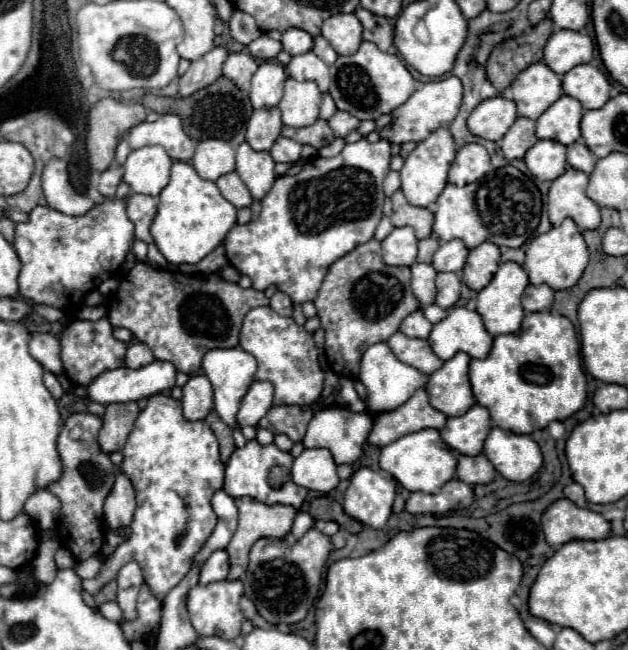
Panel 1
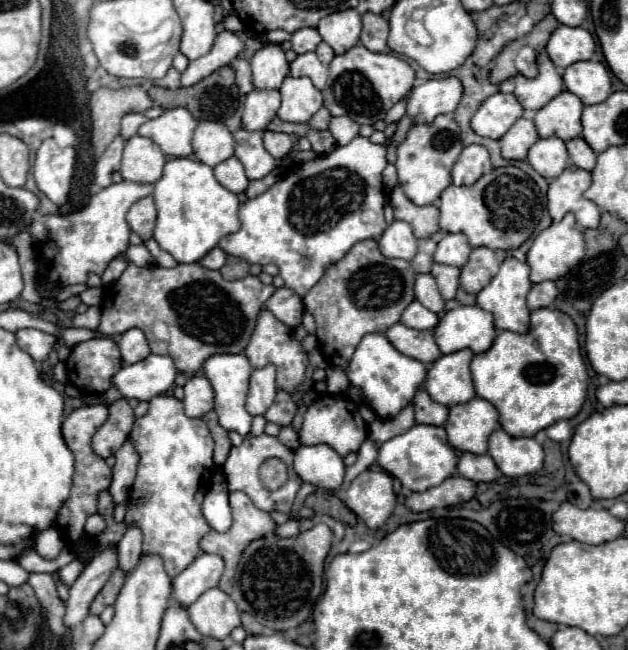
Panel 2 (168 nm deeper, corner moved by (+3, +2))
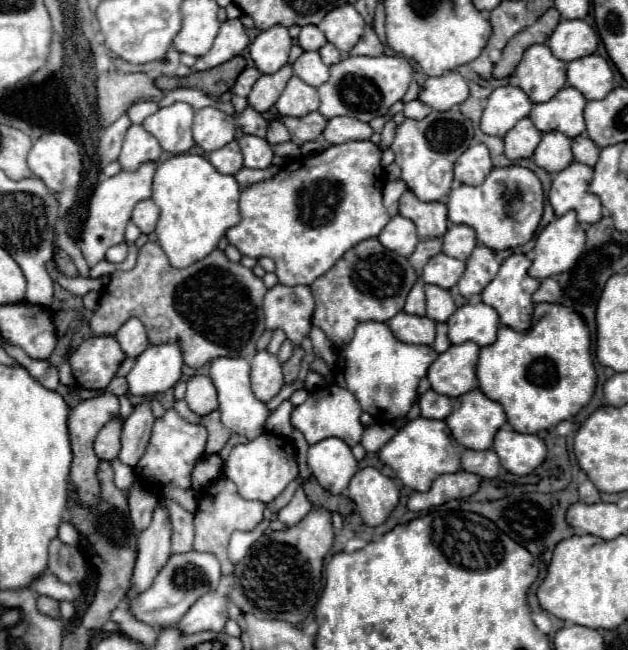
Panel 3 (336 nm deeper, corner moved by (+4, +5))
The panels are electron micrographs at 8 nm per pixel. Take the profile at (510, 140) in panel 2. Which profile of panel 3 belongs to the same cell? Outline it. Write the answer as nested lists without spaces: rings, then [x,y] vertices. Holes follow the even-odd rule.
[[[529,118],[519,120],[503,138],[505,140],[505,156],[509,160],[519,160],[519,158],[531,158],[535,148],[541,142],[541,132],[535,130],[533,122]]]

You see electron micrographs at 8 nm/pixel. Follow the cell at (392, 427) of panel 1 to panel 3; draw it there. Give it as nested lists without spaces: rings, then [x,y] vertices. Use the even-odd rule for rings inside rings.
[[[427,390],[419,398],[419,410],[421,410],[423,418],[443,420],[443,418],[447,418],[447,414],[451,414],[451,398],[443,396],[443,394],[435,394],[433,390]]]

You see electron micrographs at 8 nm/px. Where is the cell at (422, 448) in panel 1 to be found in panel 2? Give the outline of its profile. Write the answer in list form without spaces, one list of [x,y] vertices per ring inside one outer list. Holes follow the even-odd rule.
[[[414,425],[406,433],[382,443],[378,449],[378,465],[386,469],[392,477],[400,479],[402,485],[410,491],[424,491],[432,485],[440,485],[440,481],[456,473],[456,463],[458,451],[452,445],[448,445],[444,427]]]

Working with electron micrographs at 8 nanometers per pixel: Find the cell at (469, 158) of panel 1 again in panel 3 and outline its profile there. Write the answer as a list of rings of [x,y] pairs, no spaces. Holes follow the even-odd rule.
[[[473,144],[455,162],[455,182],[479,186],[491,170],[493,170],[493,164],[491,164],[487,146]]]

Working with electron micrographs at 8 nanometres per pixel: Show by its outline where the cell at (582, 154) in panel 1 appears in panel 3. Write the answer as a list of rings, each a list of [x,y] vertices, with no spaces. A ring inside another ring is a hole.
[[[579,134],[573,138],[573,156],[577,162],[583,162],[587,166],[595,166],[599,152],[601,152],[599,146],[595,146],[595,142],[591,142],[591,138],[587,134]]]

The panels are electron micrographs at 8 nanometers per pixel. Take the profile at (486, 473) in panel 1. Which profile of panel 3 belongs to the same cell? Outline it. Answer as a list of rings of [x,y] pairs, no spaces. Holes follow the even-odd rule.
[[[465,450],[463,458],[461,458],[461,468],[467,472],[473,472],[481,478],[495,478],[499,474],[499,458],[495,454],[495,450]]]

